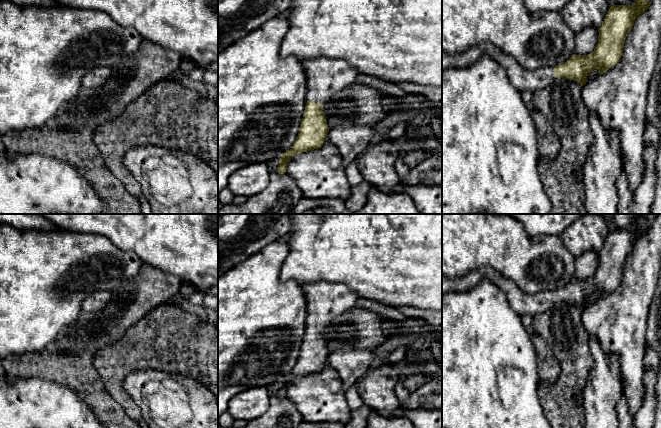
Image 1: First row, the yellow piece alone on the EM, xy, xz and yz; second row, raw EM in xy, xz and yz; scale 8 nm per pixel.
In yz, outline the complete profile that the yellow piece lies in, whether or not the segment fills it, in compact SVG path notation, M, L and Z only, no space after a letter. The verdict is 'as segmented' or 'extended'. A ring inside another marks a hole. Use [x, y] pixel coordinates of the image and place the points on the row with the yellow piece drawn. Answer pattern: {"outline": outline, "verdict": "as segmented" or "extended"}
{"outline": "M636 0L632 6L614 5L609 7L609 10L604 18L604 21L598 29L598 43L594 51L588 55L580 56L574 54L565 63L555 67L540 67L535 70L527 70L523 68L510 54L506 54L491 43L483 42L472 46L466 52L450 54L442 51L442 71L448 68L466 68L474 64L481 55L488 55L497 61L506 71L508 78L514 88L521 93L524 91L535 92L536 90L545 88L551 84L556 78L565 78L574 80L581 84L586 84L587 75L594 69L599 70L599 75L606 72L609 68L616 65L622 56L624 41L627 34L633 28L636 18L647 10L651 2L647 0Z", "verdict": "extended"}

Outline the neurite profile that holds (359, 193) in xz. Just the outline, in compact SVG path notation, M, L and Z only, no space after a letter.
M366 181L352 186L351 195L345 201L346 208L352 213L362 209L367 202L368 194L372 188L371 184Z

